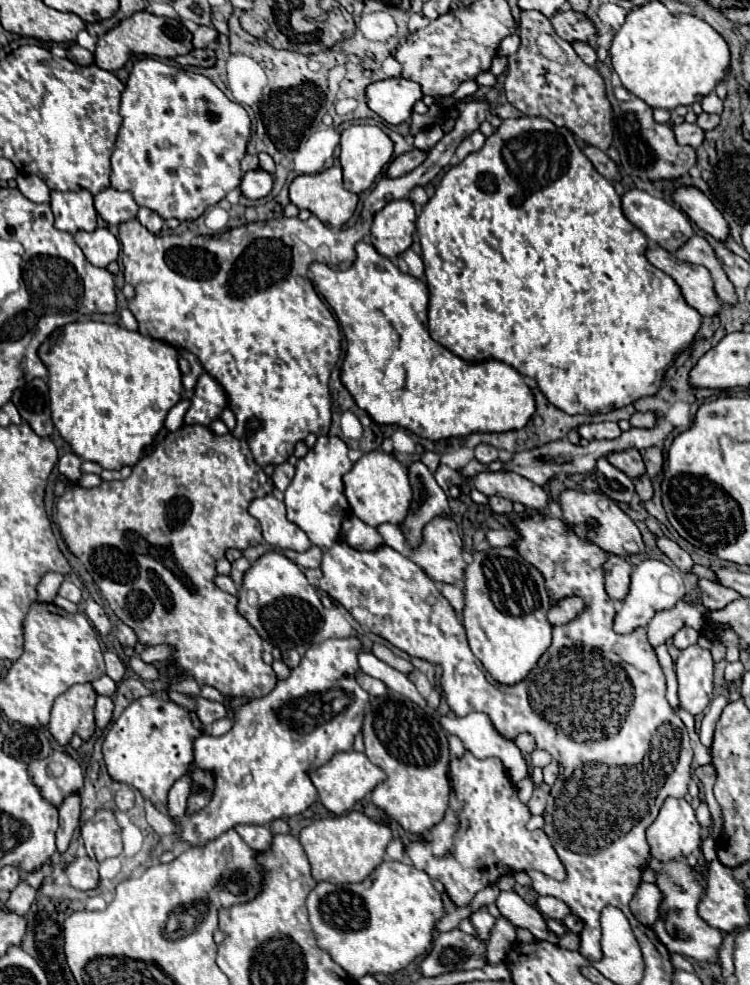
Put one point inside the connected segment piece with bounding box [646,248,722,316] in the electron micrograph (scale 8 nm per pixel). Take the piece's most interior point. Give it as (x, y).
(695, 283)

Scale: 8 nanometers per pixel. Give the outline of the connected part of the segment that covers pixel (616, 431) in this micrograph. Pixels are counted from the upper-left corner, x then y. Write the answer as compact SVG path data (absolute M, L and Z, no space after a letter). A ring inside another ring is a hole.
M600 422L600 424L584 424L582 428L578 428L580 436L584 440L602 440L602 438L618 438L622 434L622 430L618 428L616 422Z

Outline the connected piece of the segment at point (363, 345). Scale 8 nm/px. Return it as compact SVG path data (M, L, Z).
M356 244L358 260L348 270L332 270L322 262L312 262L316 290L334 310L348 348L342 364L342 384L348 388L356 404L366 410L378 424L398 424L426 440L446 440L468 436L472 432L508 432L528 424L536 410L530 386L512 366L486 360L470 364L454 356L448 348L434 342L426 328L428 288L422 280L400 272L372 244Z

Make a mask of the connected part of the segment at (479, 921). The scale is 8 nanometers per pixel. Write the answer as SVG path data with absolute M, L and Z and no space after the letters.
M480 908L470 918L466 918L466 920L460 922L460 930L466 932L466 934L470 934L470 936L476 936L482 942L488 942L490 930L494 928L494 924L496 924L496 918L490 916L486 912L486 908Z

